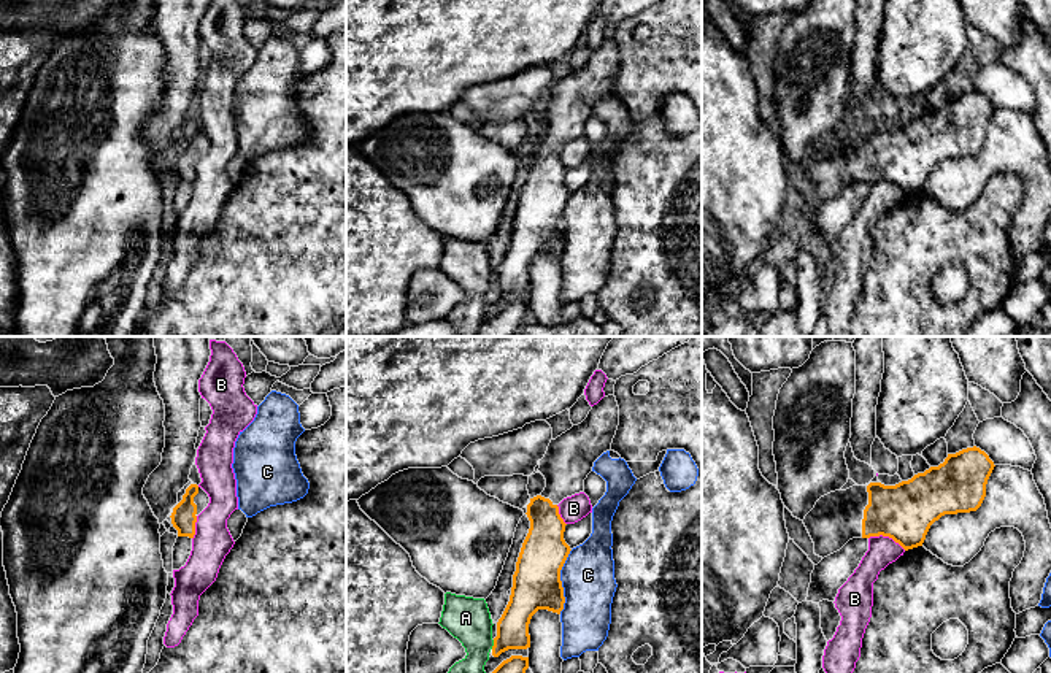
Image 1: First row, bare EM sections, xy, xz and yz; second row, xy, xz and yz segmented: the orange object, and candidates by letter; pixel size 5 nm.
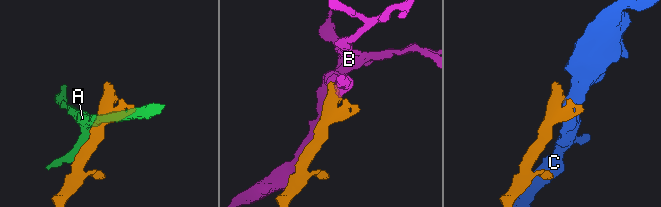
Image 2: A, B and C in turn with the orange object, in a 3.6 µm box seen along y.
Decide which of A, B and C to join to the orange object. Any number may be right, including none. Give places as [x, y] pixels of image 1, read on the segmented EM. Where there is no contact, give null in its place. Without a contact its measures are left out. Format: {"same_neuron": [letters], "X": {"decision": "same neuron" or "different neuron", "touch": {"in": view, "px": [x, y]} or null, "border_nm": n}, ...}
{"same_neuron": [], "A": {"decision": "different neuron", "touch": {"in": "xz", "px": [494, 645]}, "border_nm": 50}, "B": {"decision": "different neuron", "touch": {"in": "yz", "px": [888, 535]}, "border_nm": 200}, "C": {"decision": "different neuron", "touch": {"in": "xz", "px": [561, 581]}, "border_nm": 340}}

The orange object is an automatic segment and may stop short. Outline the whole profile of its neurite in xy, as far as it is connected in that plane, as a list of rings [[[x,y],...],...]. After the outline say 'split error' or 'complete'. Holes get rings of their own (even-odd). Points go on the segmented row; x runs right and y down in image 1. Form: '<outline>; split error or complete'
[[[191,484],[183,500],[173,508],[171,524],[178,530],[178,536],[194,538],[197,516],[208,506],[208,494],[197,484]]]; split error

